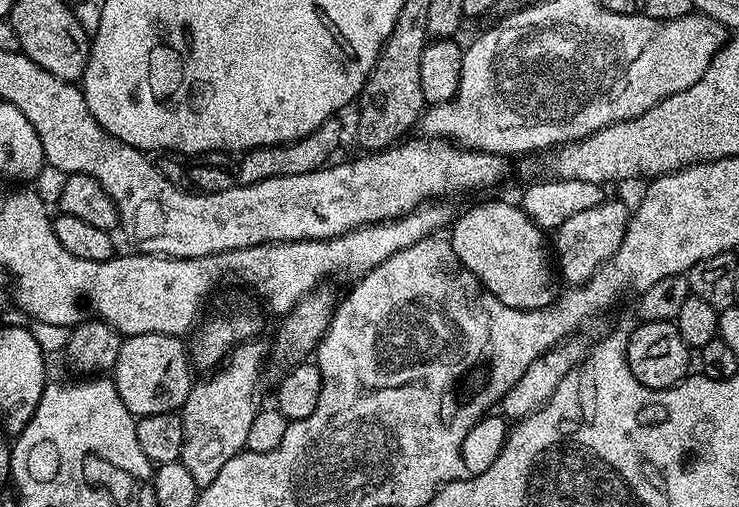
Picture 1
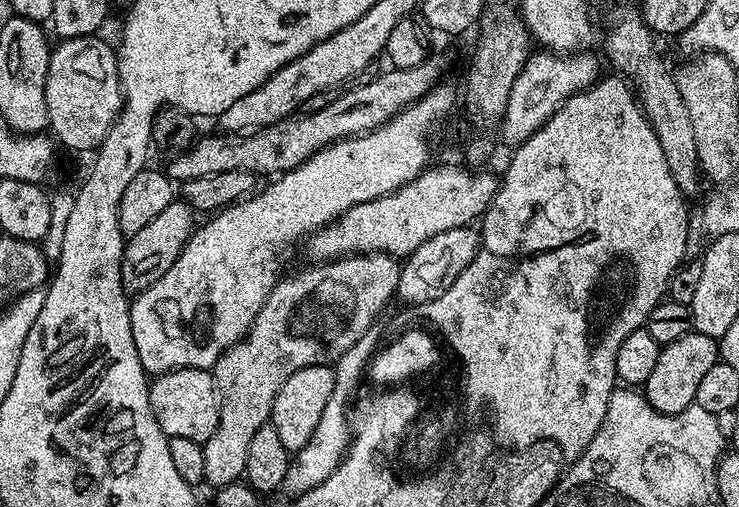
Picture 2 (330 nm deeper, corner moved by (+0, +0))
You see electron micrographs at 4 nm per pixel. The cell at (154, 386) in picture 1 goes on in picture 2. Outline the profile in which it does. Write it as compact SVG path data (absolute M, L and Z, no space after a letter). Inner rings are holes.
M179 368L173 372L159 373L148 389L150 406L158 426L170 438L194 438L204 444L214 434L220 417L216 381L207 368Z

